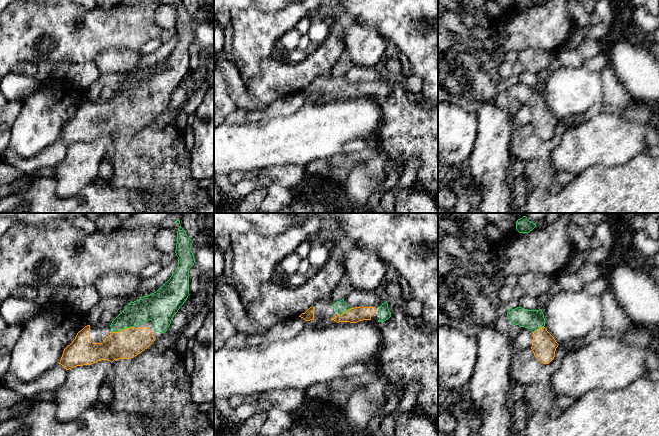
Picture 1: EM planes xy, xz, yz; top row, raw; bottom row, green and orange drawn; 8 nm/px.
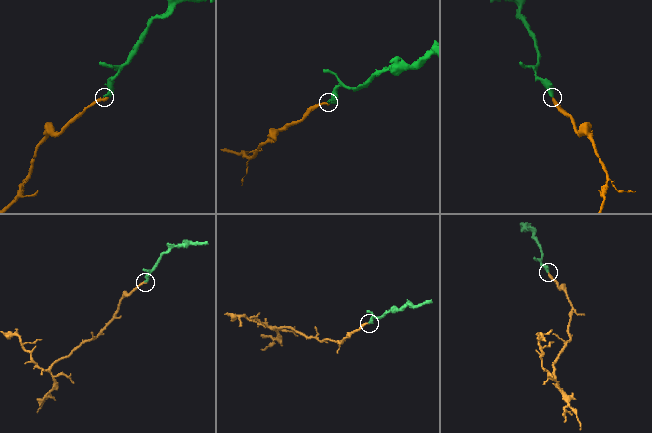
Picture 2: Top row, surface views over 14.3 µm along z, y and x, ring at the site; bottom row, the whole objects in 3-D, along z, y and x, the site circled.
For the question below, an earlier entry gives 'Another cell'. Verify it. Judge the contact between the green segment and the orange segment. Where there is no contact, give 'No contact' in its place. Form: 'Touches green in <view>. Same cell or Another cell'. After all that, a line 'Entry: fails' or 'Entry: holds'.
Touches green in xy. Same cell
Entry: fails

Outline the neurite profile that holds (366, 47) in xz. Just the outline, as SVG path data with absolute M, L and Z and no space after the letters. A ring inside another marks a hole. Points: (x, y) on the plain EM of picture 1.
M353 23L343 34L345 50L353 65L372 67L385 58L387 40L375 29Z

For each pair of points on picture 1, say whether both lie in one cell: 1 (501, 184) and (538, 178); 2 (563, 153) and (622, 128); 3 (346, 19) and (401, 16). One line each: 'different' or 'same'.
1: different
2: same
3: different

